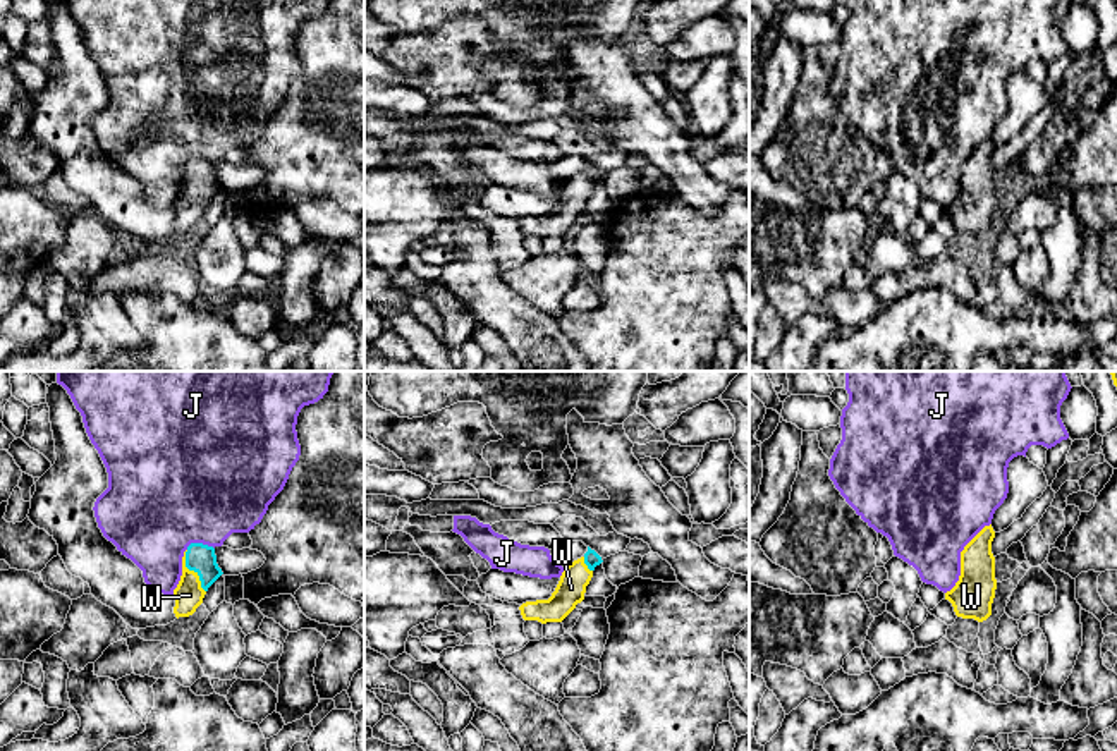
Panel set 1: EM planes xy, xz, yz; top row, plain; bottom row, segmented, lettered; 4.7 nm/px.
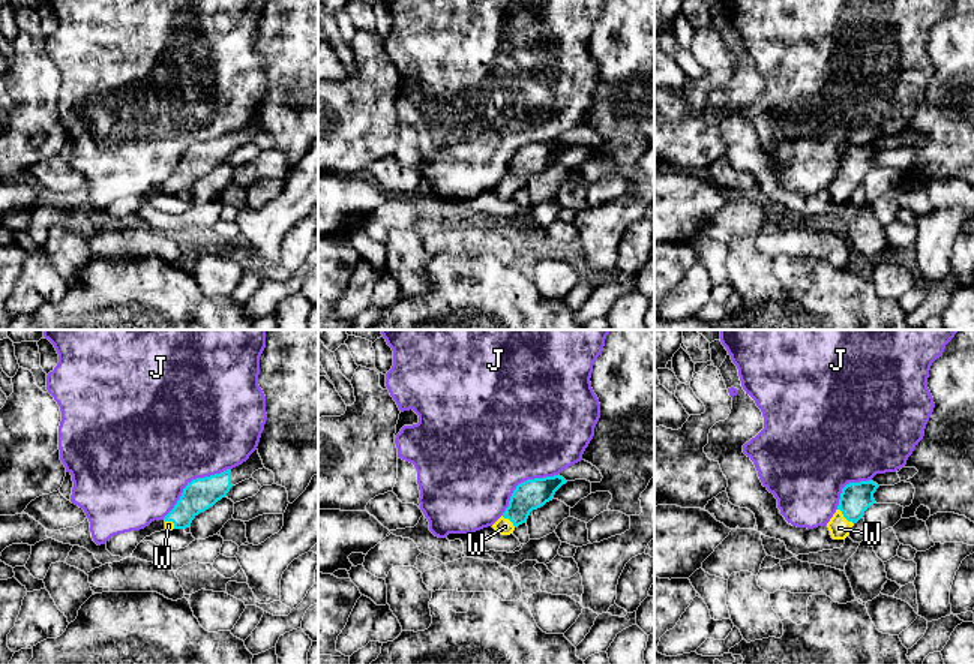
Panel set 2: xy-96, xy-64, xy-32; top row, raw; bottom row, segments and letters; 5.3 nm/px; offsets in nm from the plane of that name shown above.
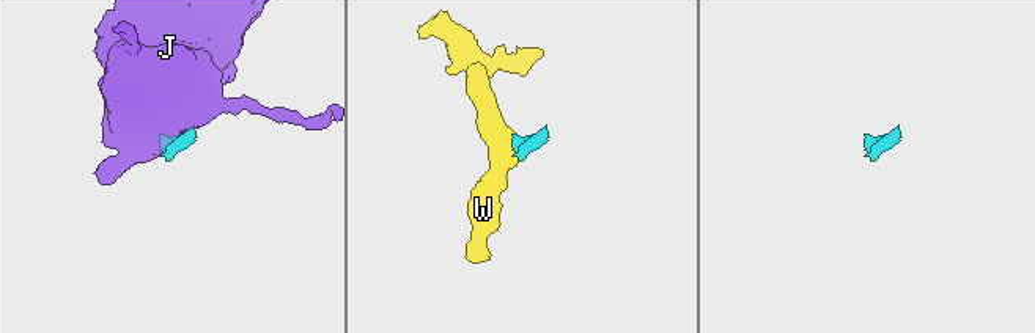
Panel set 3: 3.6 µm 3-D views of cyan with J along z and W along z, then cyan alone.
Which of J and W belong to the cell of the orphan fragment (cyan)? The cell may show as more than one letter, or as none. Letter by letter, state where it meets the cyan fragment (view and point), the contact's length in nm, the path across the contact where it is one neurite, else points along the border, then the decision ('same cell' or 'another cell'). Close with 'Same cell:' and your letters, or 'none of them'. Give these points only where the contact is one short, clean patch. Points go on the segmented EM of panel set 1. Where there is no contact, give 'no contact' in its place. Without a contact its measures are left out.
J: meets cyan in xy at (200, 543); contact 140 nm long; another cell
W: meets cyan in xy at (193, 569); contact 220 nm long; runs through xy (201, 559), (193, 569), (189, 595); same cell
Same cell: W

